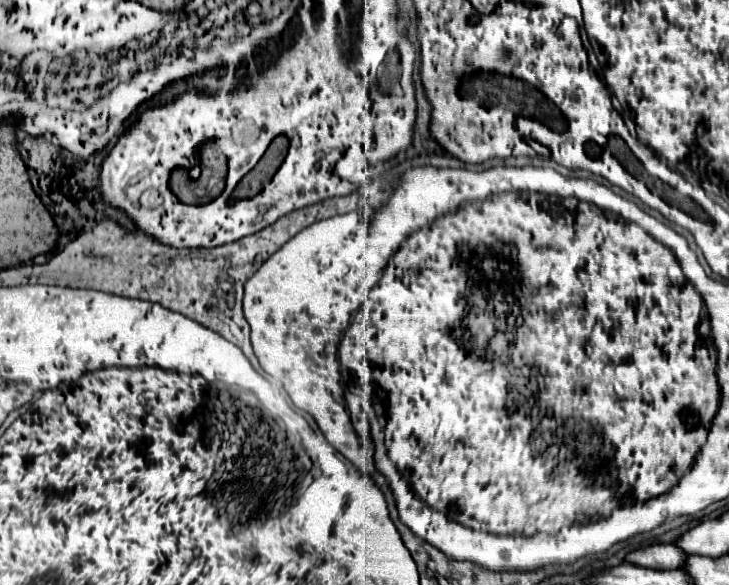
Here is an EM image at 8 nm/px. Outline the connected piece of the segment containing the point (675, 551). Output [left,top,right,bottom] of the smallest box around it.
[627,545,687,569]

